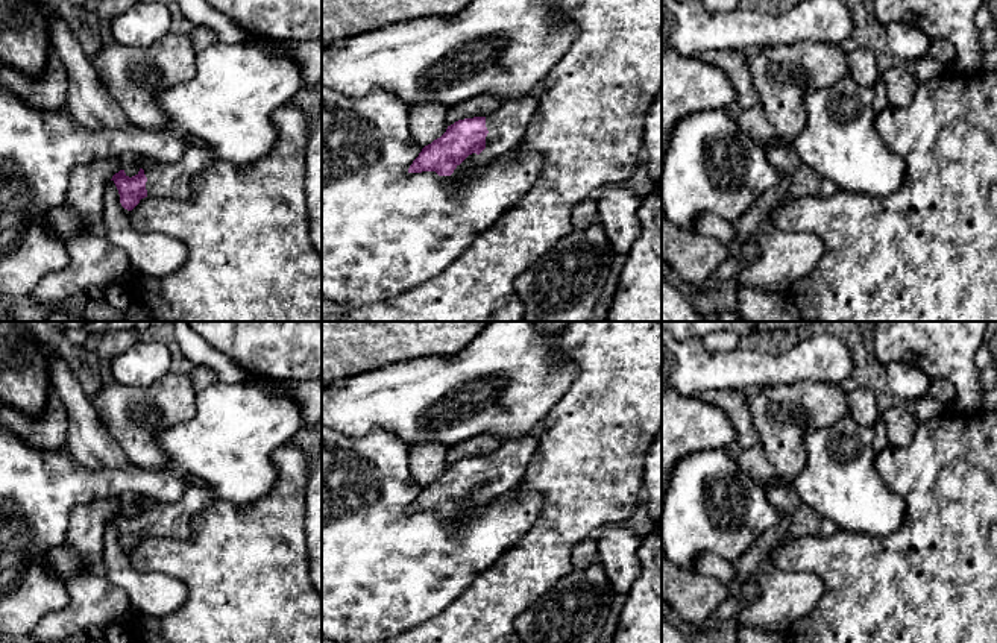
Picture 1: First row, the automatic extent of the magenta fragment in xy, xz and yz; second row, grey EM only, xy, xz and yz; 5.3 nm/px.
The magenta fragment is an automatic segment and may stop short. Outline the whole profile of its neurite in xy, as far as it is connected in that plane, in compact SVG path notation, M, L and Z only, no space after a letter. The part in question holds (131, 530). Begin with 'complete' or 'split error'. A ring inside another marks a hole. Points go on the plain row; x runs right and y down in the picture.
split error; M200 484L190 485L175 503L158 503L152 499L140 502L140 511L129 517L124 510L112 516L120 543L132 550L144 537L185 540L190 537L190 520L202 508L214 503L211 493Z

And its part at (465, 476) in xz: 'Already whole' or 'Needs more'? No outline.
Needs more

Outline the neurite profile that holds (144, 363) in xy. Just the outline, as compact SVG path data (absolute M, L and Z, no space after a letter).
M143 337L109 362L115 382L147 387L176 367L176 352L168 341Z

